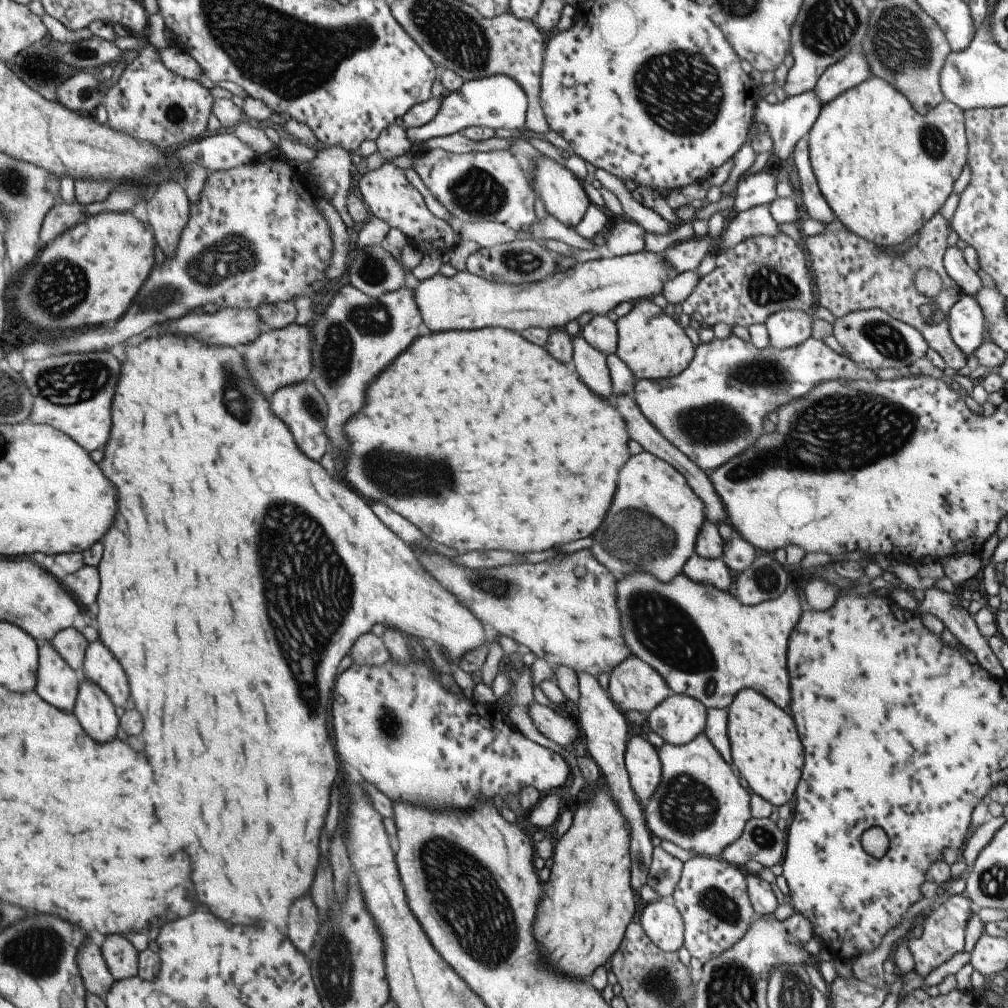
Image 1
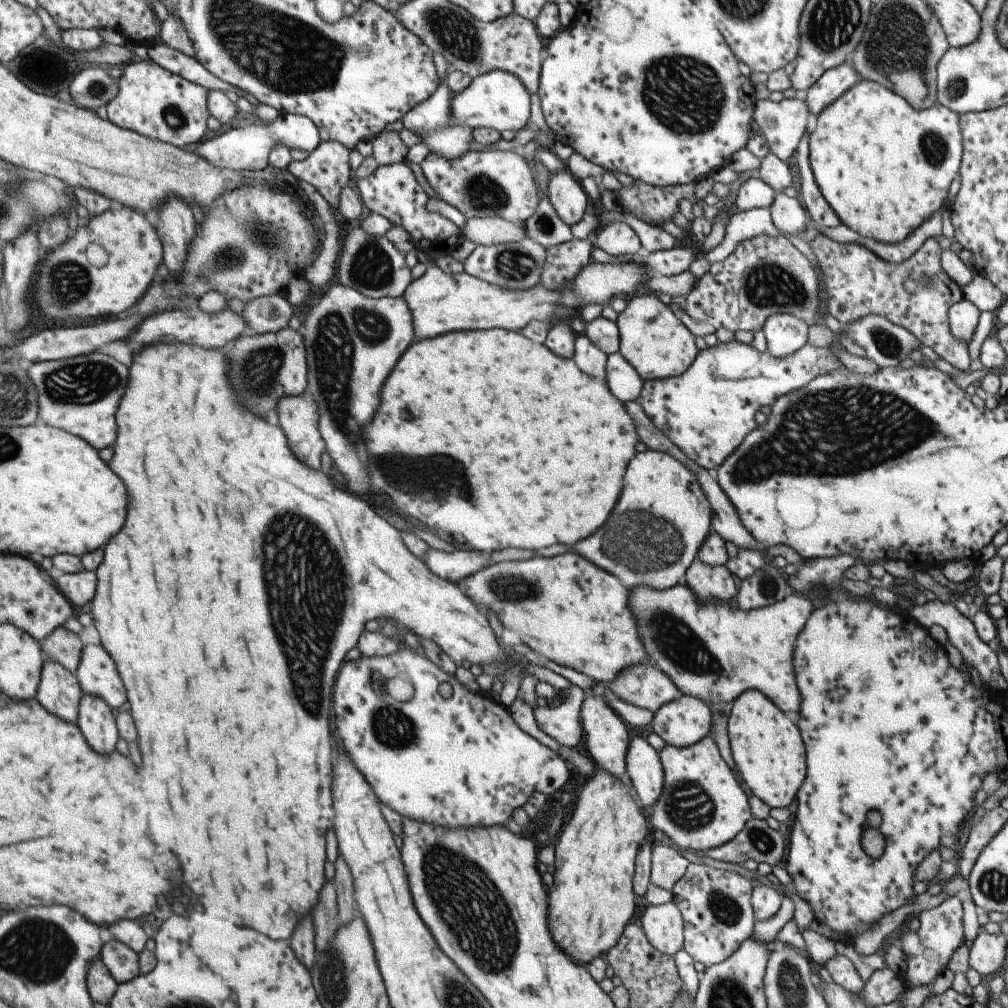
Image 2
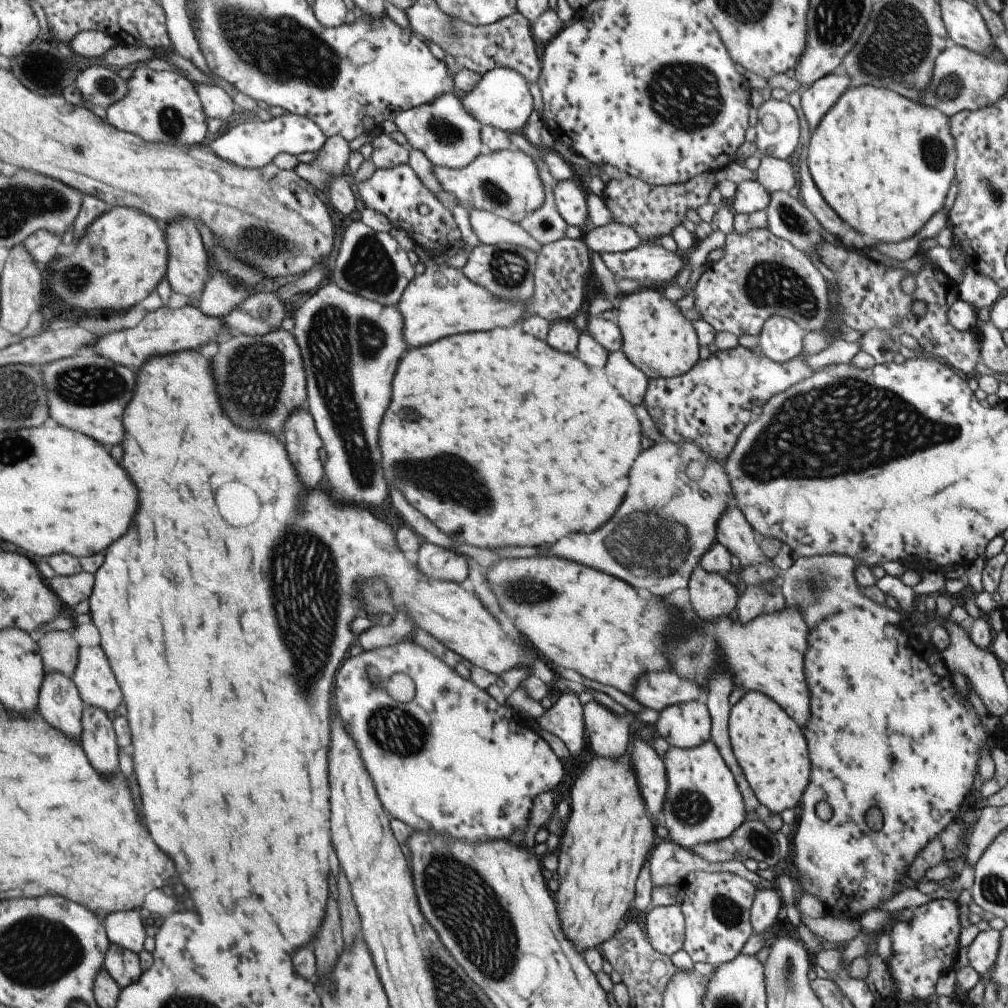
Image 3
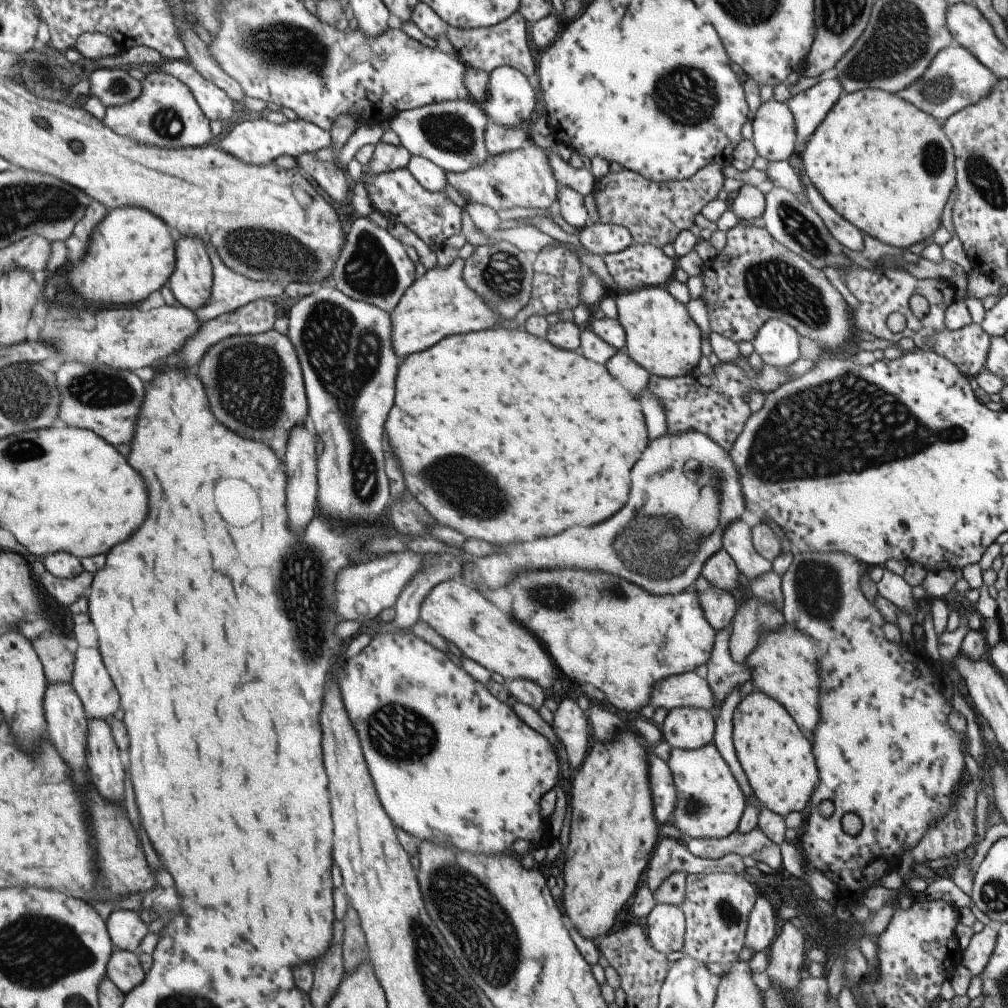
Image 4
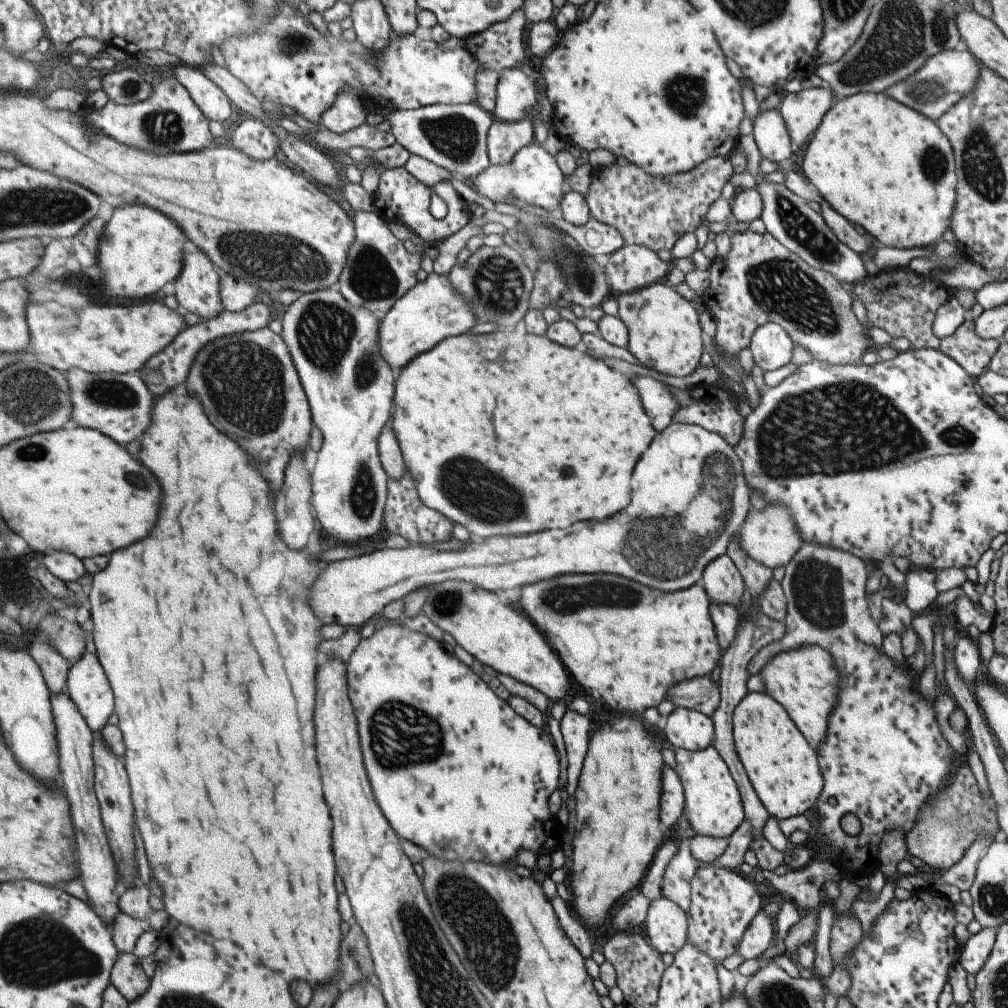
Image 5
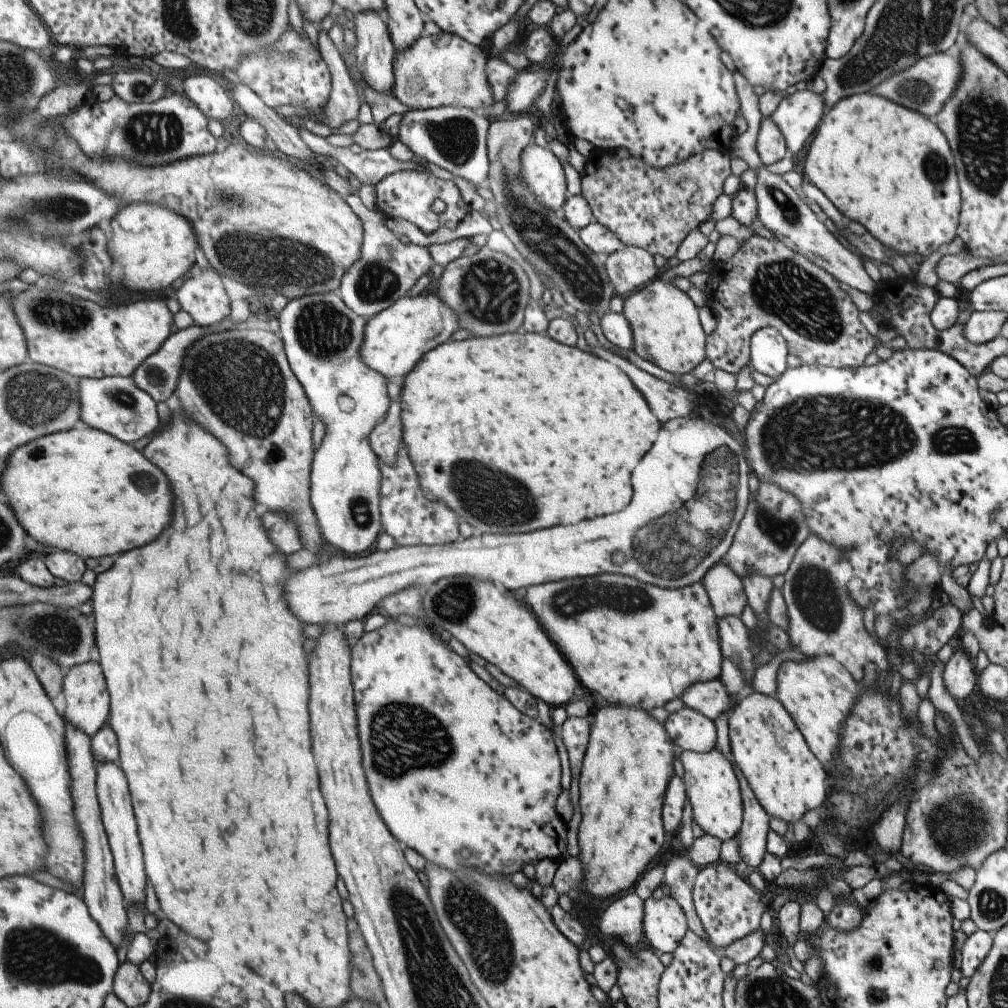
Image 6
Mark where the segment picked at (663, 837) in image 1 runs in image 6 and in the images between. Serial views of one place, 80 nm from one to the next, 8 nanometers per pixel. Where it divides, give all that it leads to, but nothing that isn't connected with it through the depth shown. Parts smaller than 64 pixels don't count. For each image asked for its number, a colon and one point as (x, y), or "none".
2: (701, 806)
3: (704, 805)
4: (709, 803)
5: (712, 806)
6: (711, 787)

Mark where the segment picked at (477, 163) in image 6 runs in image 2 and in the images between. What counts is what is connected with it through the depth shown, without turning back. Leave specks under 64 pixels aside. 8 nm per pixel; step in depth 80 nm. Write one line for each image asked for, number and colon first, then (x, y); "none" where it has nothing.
2: (430, 119)
3: (447, 135)
4: (449, 134)
5: (453, 137)

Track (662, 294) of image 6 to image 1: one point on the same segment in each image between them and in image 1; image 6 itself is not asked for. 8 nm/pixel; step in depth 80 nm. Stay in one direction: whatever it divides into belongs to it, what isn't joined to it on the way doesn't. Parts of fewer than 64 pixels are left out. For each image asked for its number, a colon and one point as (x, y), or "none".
1: (652, 346)
2: (652, 340)
3: (656, 338)
4: (660, 337)
5: (664, 335)

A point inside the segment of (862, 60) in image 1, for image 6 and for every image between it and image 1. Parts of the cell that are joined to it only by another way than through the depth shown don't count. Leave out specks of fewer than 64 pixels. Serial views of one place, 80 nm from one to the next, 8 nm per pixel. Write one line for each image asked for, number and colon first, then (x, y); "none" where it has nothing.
2: (829, 86)
3: (817, 98)
4: (808, 107)
5: (802, 111)
6: (797, 114)

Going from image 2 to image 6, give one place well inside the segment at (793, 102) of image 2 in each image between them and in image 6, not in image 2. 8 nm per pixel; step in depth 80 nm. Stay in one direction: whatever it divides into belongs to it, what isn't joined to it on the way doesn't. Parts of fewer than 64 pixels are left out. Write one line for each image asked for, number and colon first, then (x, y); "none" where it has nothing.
3: (777, 127)
4: (773, 134)
5: (769, 132)
6: (770, 145)

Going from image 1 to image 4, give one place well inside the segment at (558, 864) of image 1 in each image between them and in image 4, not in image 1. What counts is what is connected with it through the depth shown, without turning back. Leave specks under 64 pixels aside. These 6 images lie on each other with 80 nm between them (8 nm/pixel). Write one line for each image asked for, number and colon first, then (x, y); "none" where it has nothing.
2: (591, 900)
3: (606, 837)
4: (612, 833)

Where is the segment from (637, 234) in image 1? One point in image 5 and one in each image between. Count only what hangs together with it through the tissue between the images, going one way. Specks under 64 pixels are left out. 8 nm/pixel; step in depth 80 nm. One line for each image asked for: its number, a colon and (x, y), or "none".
2: (617, 239)
3: (615, 237)
4: (598, 238)
5: (593, 237)

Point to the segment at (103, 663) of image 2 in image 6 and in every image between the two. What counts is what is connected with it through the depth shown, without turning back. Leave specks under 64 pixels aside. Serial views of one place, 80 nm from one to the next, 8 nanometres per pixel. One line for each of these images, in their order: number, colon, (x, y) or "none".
3: (96, 686)
4: (89, 678)
5: (86, 683)
6: (87, 704)

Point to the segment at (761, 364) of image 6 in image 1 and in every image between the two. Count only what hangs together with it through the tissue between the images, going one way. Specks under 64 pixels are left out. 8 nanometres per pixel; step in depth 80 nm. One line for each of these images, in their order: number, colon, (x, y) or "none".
1: (786, 328)
2: (784, 333)
3: (780, 339)
4: (776, 343)
5: (771, 348)

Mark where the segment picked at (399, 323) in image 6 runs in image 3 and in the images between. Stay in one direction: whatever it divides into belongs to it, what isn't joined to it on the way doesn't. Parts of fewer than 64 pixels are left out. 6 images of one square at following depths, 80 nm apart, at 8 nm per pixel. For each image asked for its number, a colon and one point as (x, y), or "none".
3: (442, 301)
4: (439, 303)
5: (431, 310)

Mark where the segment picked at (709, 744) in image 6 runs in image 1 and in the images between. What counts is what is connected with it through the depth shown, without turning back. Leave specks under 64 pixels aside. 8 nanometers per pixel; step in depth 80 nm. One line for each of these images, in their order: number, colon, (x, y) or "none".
1: (677, 719)
2: (685, 720)
3: (685, 725)
4: (687, 728)
5: (688, 729)

